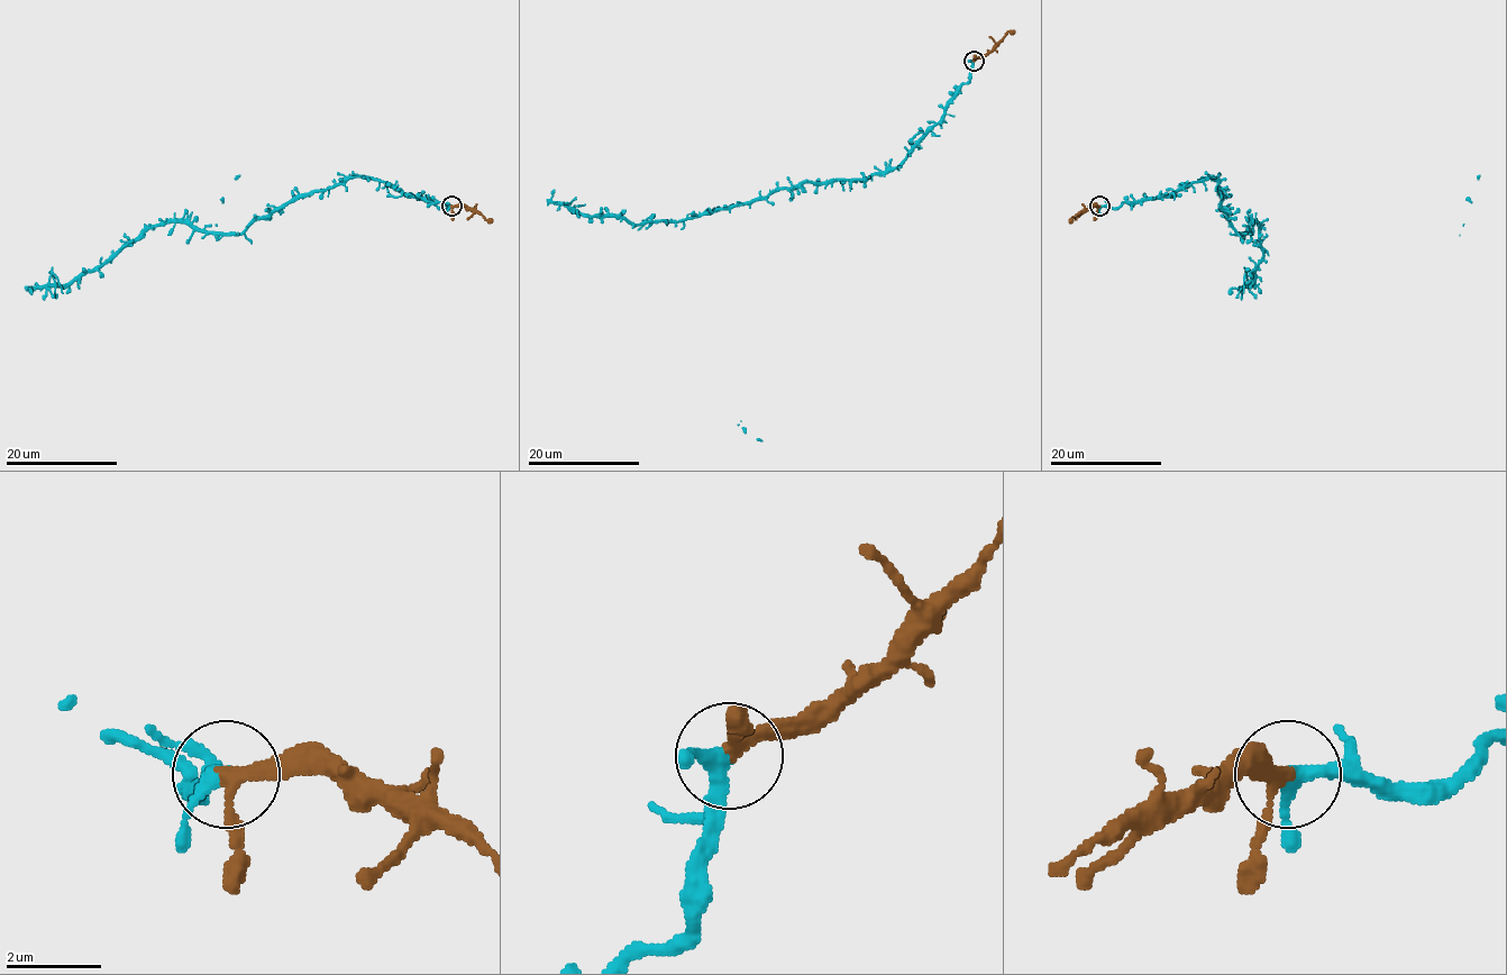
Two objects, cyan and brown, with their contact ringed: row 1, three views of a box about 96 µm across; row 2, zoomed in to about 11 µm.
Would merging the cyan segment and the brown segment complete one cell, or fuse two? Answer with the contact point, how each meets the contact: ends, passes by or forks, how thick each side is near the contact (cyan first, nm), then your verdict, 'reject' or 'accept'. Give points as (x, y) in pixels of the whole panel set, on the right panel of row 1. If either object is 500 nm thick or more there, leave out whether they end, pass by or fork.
place (1099, 206); cyan passes by; brown passes by; calibres 300 and 240 nm; accept

